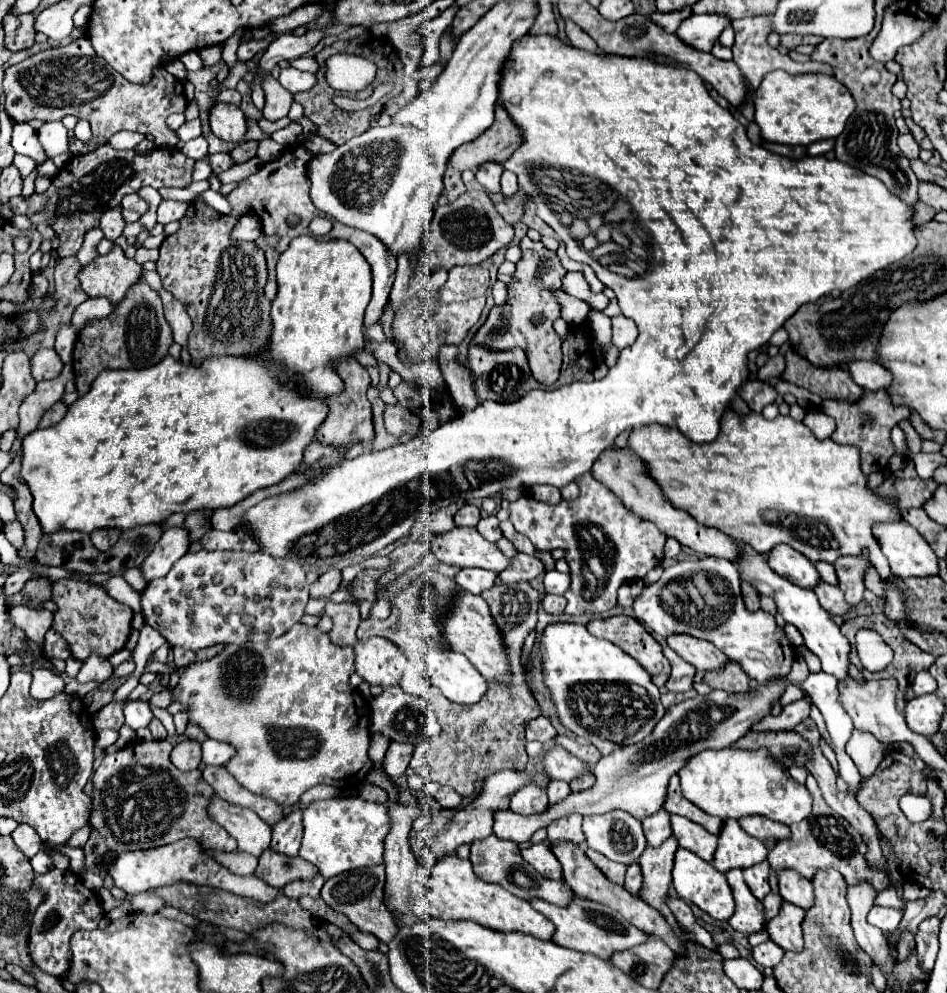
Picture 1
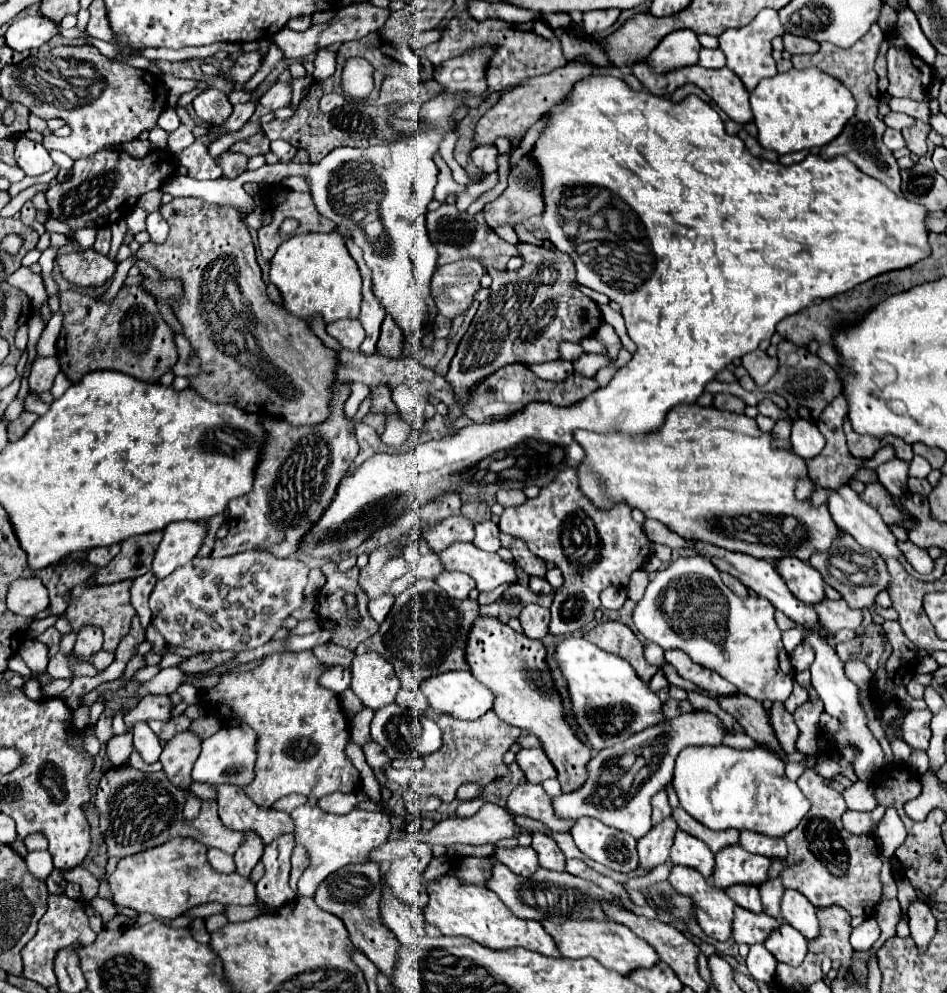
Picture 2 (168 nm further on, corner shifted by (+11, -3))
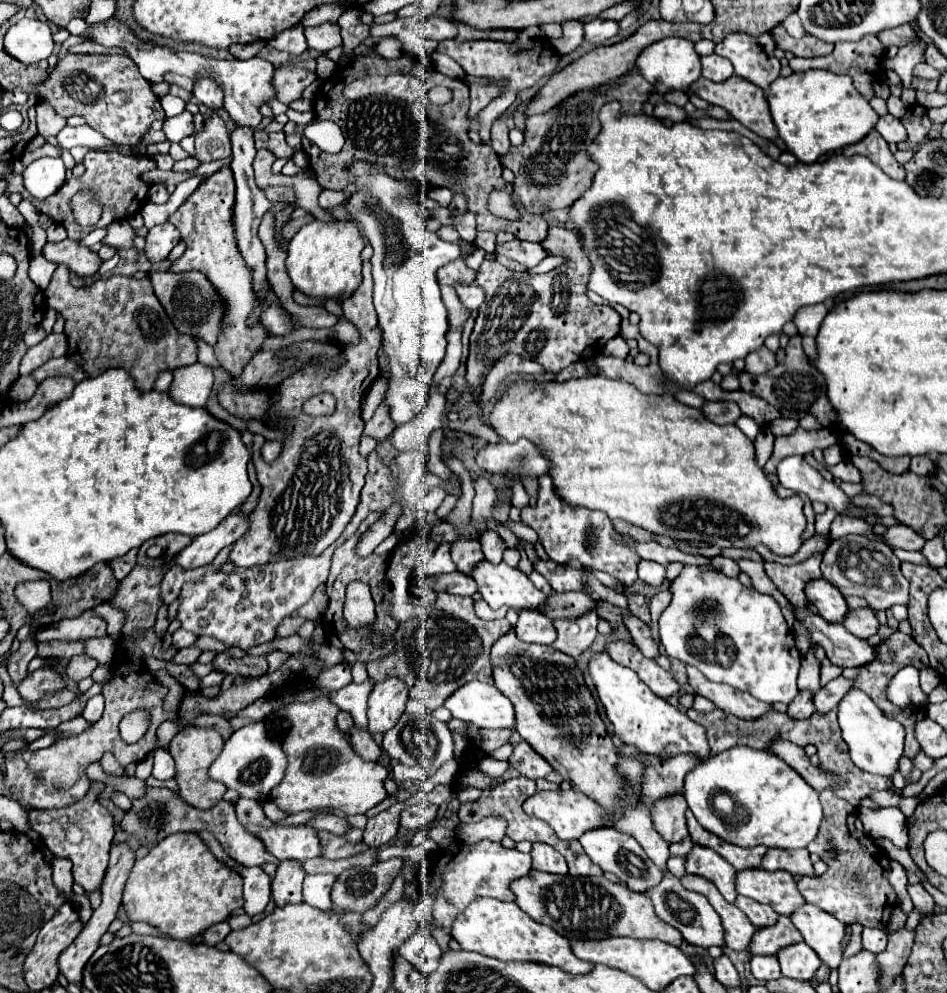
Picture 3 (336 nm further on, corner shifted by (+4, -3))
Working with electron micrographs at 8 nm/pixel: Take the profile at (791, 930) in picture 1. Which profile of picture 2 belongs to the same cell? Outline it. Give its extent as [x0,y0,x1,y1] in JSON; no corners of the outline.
[765,922,807,966]

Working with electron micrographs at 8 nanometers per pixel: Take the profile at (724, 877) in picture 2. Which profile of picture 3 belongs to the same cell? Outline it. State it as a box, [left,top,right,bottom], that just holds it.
[736,868,806,916]

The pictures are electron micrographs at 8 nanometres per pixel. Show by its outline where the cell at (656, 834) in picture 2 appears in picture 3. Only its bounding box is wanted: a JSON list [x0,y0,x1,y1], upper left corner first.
[652,792,688,842]

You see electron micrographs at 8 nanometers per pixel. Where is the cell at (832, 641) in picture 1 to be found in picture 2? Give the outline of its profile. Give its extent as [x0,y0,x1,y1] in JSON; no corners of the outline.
[799,626,885,780]

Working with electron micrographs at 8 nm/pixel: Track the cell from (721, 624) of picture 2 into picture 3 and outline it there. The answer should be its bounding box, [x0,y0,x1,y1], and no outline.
[660,566,802,704]

